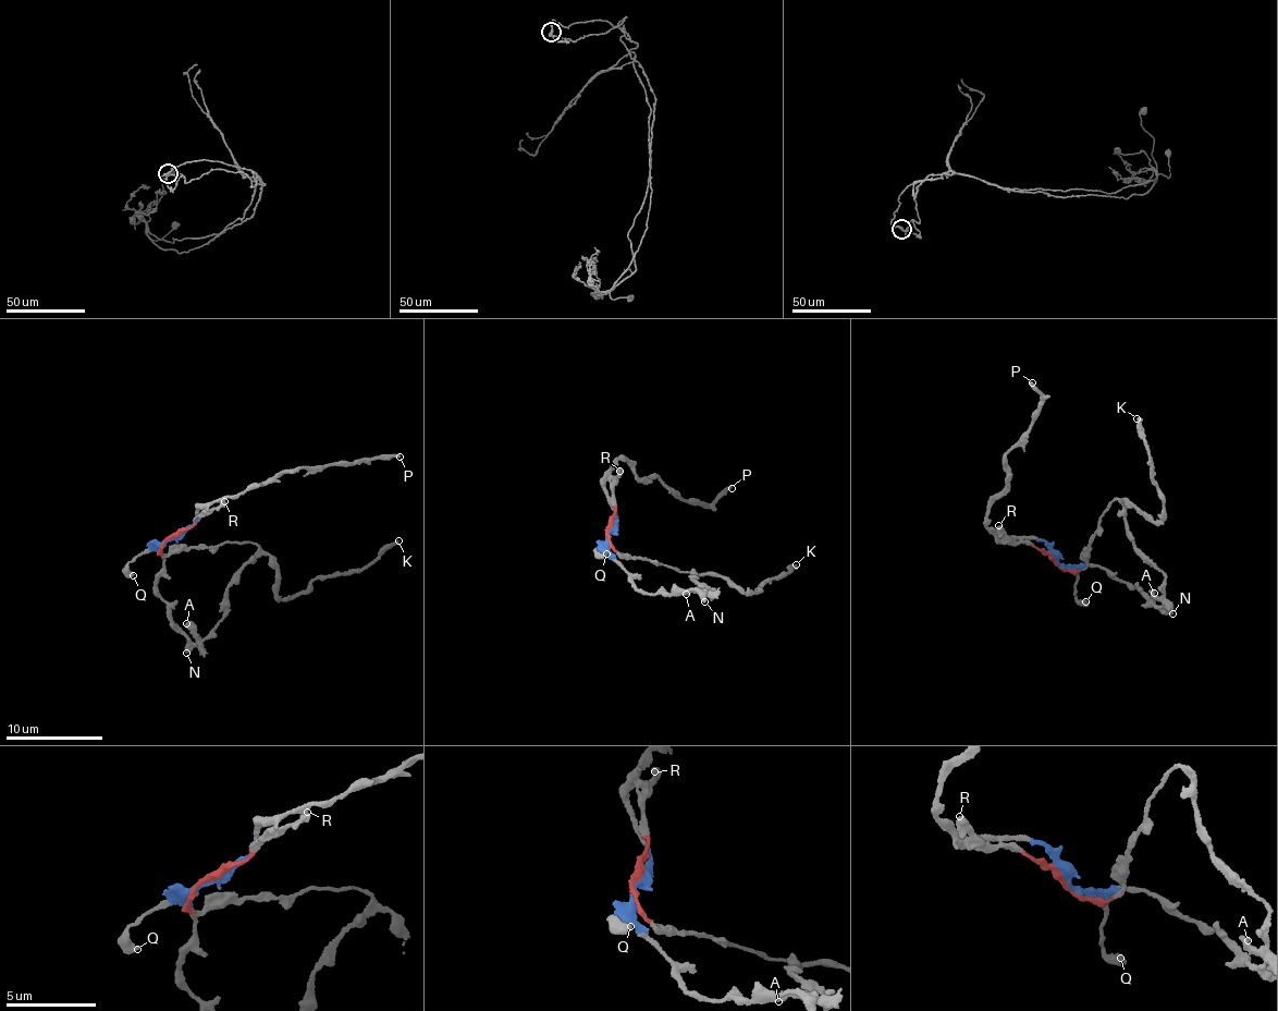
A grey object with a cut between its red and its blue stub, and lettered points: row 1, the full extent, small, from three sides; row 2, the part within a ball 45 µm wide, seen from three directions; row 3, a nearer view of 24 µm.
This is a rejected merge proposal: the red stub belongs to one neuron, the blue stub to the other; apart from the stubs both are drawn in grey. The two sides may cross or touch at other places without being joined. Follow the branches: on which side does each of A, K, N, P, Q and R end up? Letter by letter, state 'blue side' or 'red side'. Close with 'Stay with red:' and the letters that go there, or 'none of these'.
A: red side
K: red side
N: blue side
P: blue side
Q: blue side
R: red side
Stay with red: A, K, R

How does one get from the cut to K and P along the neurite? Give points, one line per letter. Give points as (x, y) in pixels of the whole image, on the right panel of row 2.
K: (1055, 560), (1069, 571), (1083, 565), (1104, 512), (1119, 497), (1154, 521), (1166, 515), (1137, 417)
P: (1055, 560), (1044, 541), (998, 536), (986, 525), (992, 502), (1008, 484), (1009, 450), (1041, 409), (1032, 382)

